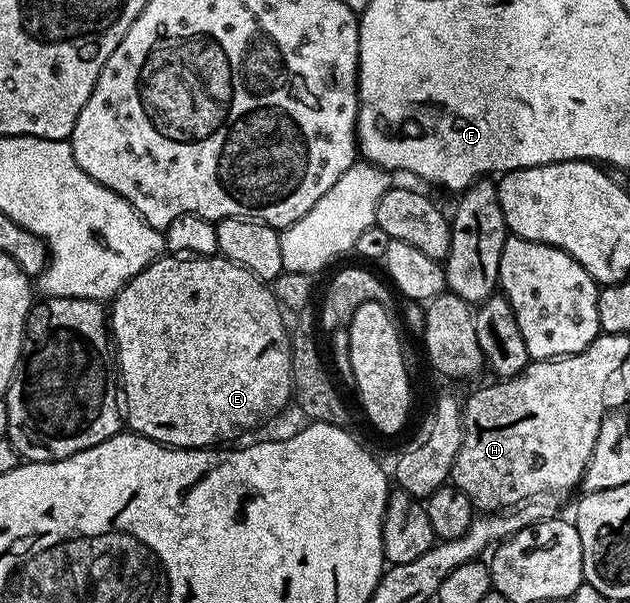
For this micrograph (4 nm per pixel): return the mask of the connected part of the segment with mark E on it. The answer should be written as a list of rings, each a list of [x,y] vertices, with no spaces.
[[[164,255],[154,261],[141,275],[137,275],[113,298],[109,305],[109,333],[113,338],[113,349],[117,354],[117,377],[121,382],[121,405],[125,410],[125,425],[130,432],[153,439],[172,449],[205,449],[219,447],[232,437],[257,428],[264,421],[292,400],[291,387],[291,342],[289,329],[283,326],[284,310],[272,290],[247,269],[235,265],[222,255],[214,257],[192,257]]]

